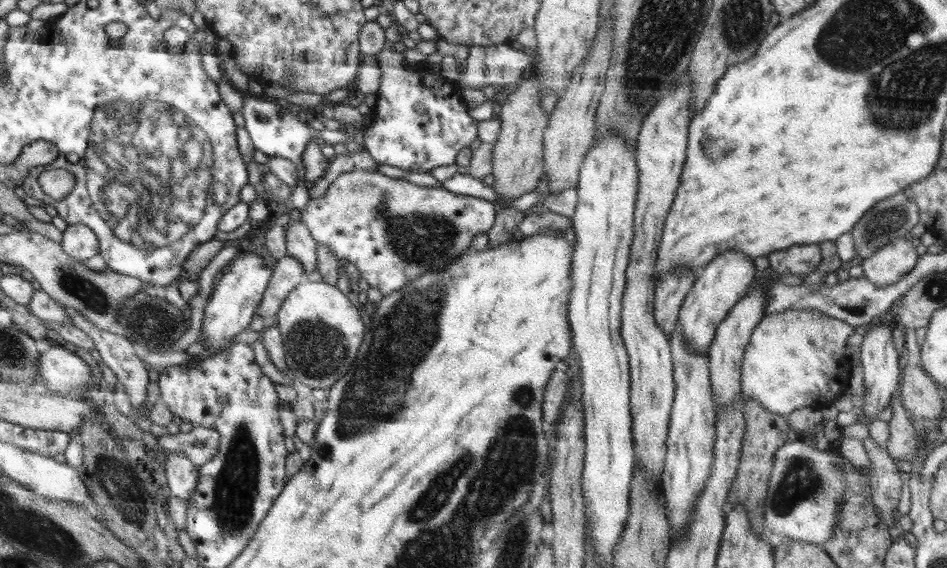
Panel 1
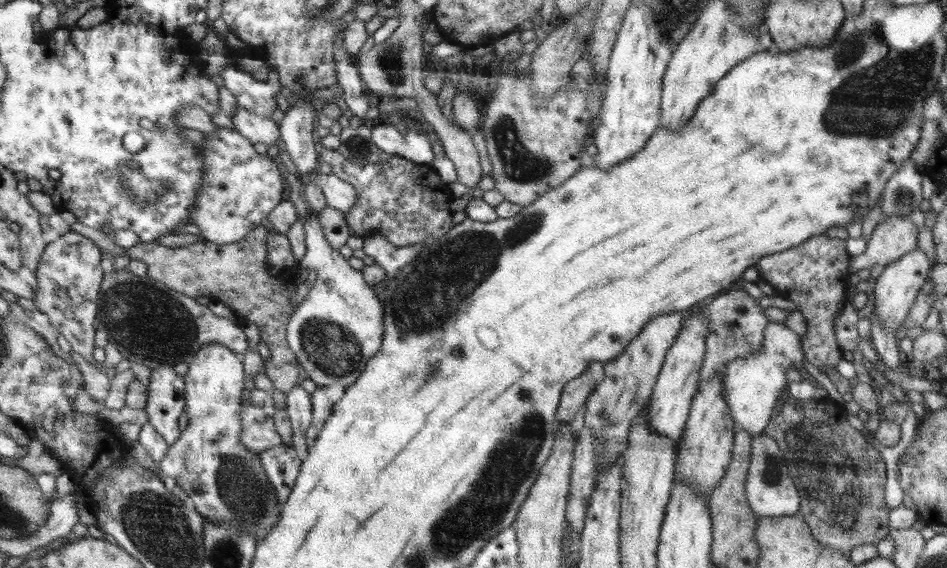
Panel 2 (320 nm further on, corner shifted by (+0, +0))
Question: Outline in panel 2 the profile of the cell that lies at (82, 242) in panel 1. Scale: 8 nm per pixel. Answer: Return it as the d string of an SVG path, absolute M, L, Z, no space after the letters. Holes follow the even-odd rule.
M70 231L51 242L43 252L42 259L36 269L36 289L32 302L37 310L48 316L50 322L58 327L59 334L65 336L72 351L81 354L92 366L94 361L94 318L96 318L96 300L102 284L100 270L100 250L82 238L82 235Z

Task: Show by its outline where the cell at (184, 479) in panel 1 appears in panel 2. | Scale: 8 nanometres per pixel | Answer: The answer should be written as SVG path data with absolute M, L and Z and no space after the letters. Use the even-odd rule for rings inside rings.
M162 366L160 370L152 371L150 384L147 385L147 403L145 411L148 423L173 445L179 439L178 416L184 410L185 378L174 372L173 366Z

